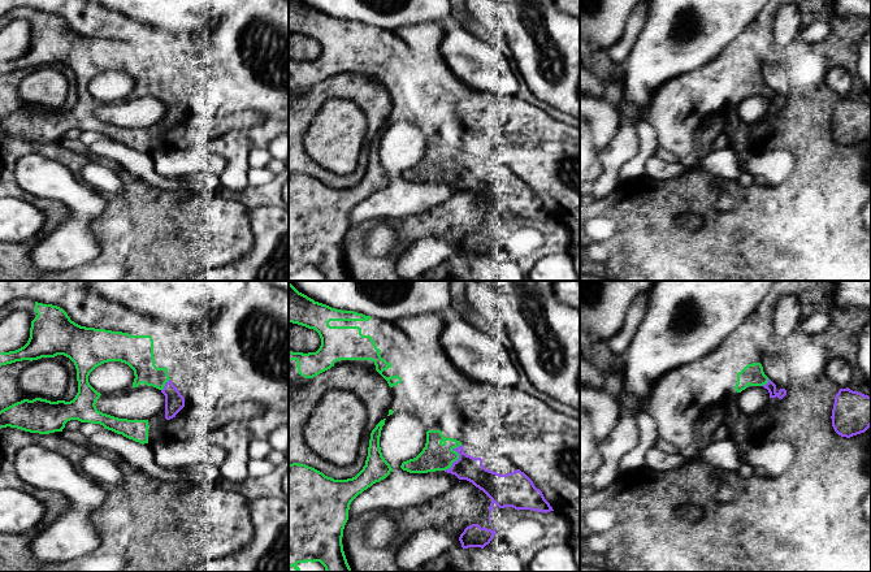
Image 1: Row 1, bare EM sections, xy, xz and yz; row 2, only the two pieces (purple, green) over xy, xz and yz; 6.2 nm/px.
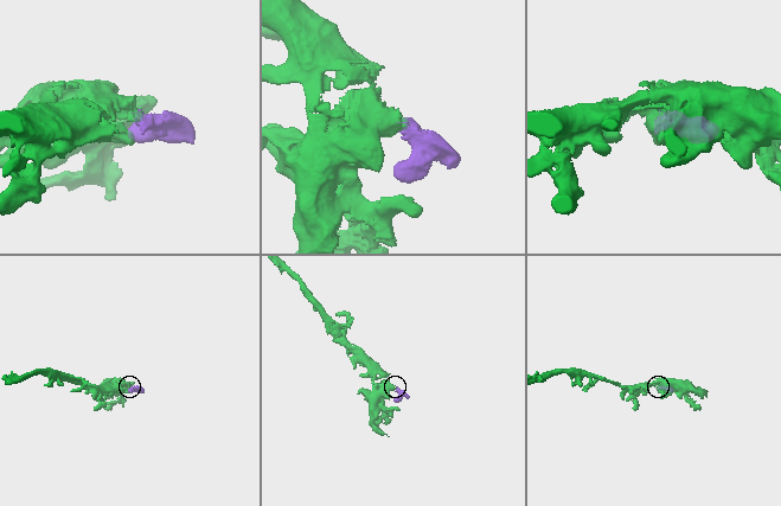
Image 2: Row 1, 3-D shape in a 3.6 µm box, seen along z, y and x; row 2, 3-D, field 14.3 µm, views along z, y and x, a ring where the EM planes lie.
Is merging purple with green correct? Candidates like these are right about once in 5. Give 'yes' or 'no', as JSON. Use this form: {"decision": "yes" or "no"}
{"decision": "yes"}

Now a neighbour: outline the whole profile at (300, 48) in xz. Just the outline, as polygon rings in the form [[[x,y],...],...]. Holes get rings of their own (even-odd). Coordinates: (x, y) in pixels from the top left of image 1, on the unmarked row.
[[[289,31],[289,58],[292,61],[316,61],[321,55],[321,47],[313,38]]]

